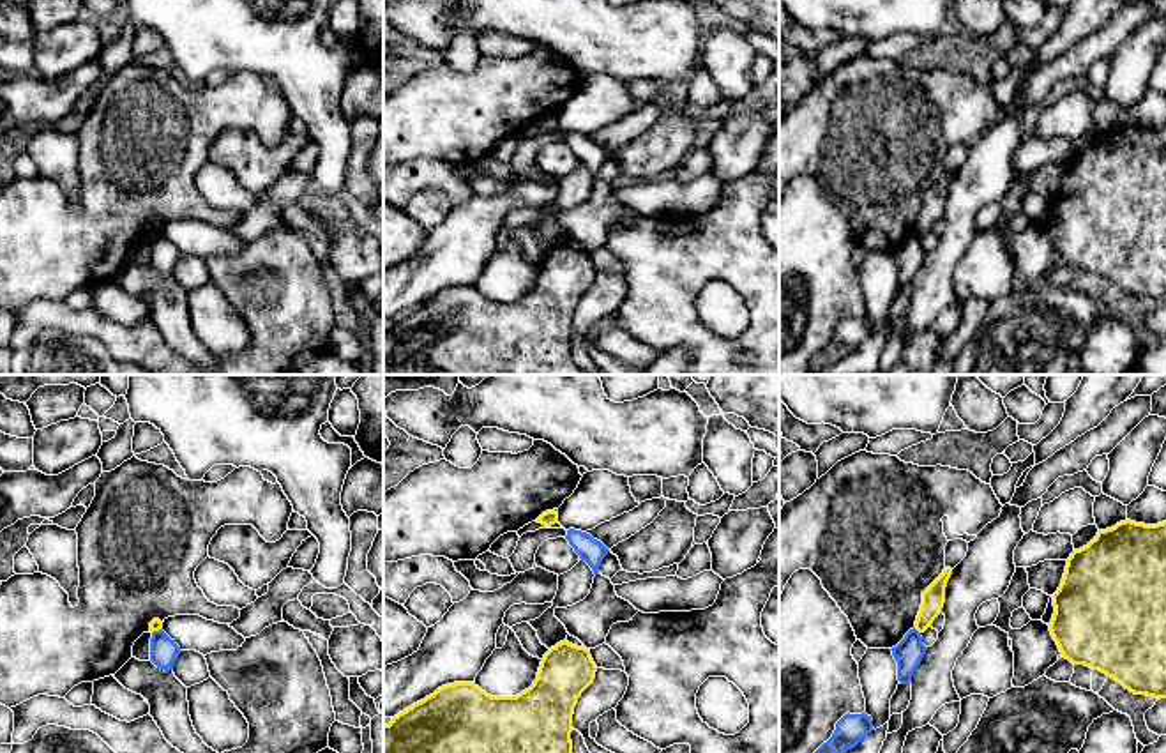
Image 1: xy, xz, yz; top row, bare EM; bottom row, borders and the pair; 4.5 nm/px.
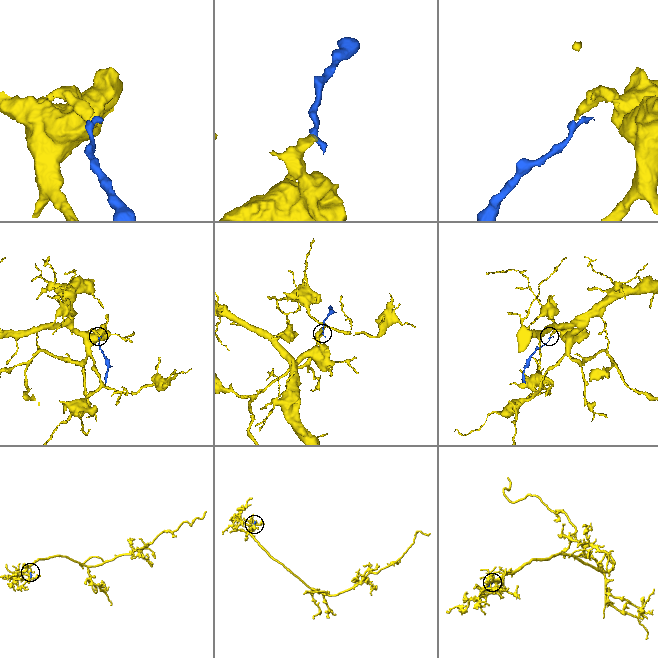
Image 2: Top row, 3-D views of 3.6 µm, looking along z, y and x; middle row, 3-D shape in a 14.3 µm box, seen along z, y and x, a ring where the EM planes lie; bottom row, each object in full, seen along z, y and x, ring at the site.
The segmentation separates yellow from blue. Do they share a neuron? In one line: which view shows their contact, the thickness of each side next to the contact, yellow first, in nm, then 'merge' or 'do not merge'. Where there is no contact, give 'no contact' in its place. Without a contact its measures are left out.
meets yellow in yz; 110 nm thick on the yellow side, 140 nm on the other; do not merge

